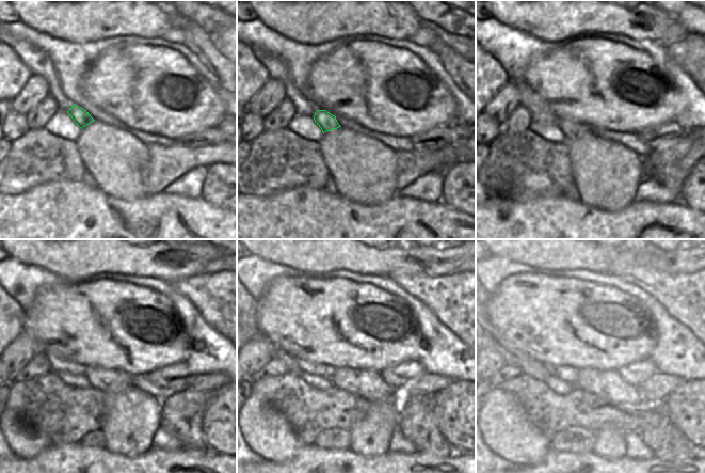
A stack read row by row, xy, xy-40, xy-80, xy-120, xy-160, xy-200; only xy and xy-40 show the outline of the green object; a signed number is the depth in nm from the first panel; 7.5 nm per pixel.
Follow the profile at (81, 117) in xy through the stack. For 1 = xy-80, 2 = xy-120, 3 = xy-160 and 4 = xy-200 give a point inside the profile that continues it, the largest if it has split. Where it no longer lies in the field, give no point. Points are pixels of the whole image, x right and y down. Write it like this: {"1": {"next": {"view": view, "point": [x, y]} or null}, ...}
{"1": {"next": {"view": "xy-80", "point": [571, 129]}}, "2": {"next": {"view": "xy-120", "point": [107, 379]}}, "3": {"next": {"view": "xy-160", "point": [369, 384]}}, "4": {"next": {"view": "xy-200", "point": [608, 384]}}}

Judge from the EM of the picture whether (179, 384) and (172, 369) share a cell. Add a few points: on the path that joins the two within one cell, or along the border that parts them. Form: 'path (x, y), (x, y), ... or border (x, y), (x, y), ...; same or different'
path (174, 381), (166, 379), (170, 375); same

